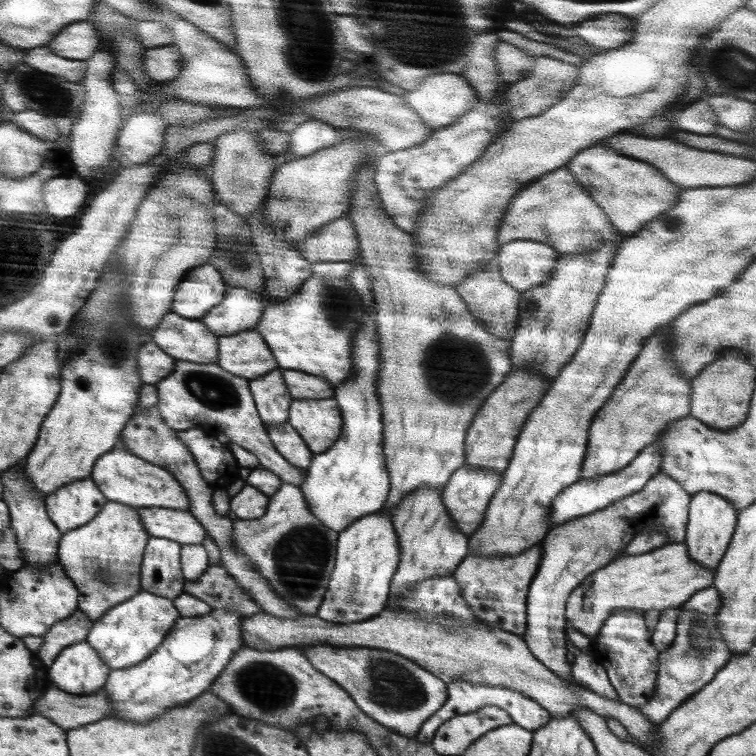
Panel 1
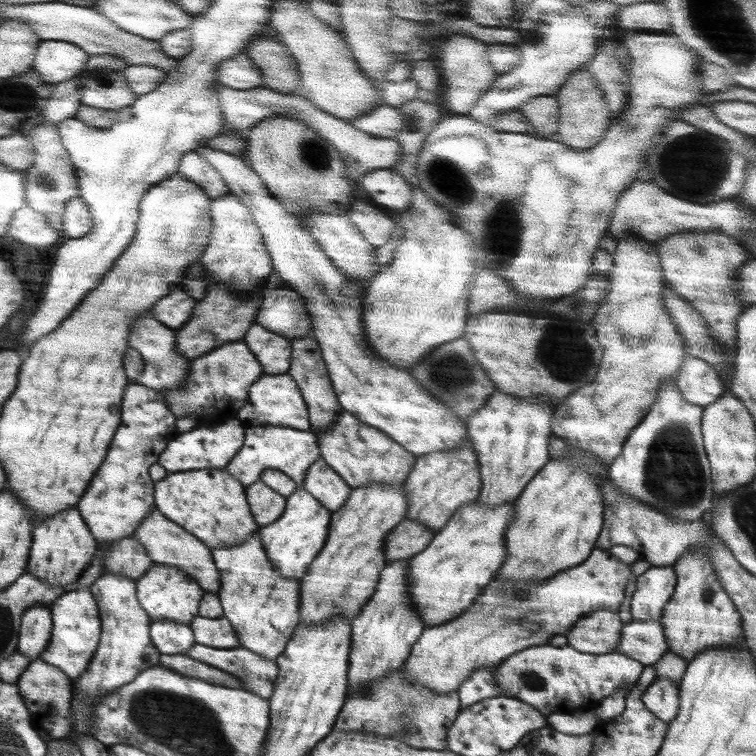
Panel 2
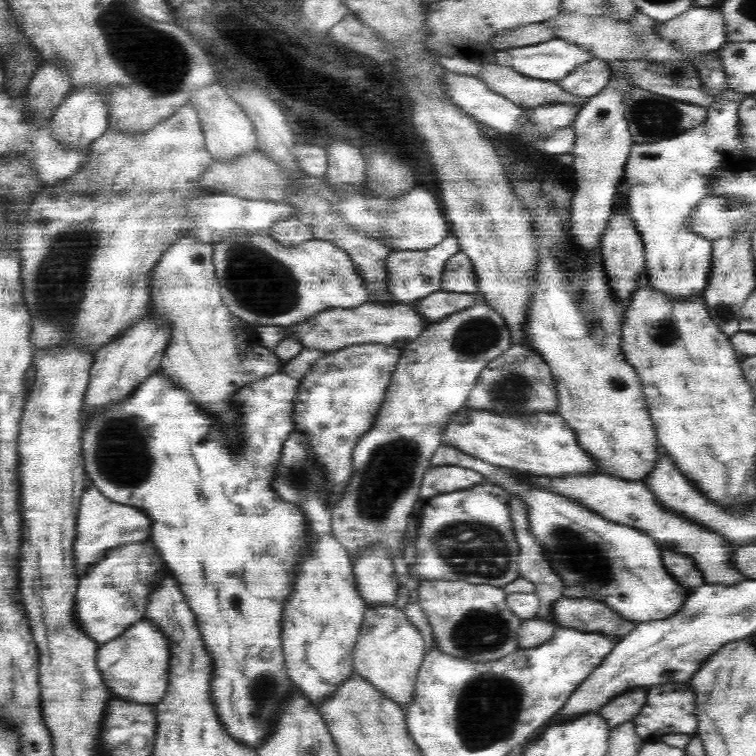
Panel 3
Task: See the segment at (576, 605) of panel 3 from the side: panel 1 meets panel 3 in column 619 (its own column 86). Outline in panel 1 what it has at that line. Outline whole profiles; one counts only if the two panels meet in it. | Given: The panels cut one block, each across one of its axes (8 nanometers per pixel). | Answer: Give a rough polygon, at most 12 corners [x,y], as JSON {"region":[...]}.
{"region":[[78,609],[44,634],[38,659],[52,667],[66,648],[84,642],[95,622]]}

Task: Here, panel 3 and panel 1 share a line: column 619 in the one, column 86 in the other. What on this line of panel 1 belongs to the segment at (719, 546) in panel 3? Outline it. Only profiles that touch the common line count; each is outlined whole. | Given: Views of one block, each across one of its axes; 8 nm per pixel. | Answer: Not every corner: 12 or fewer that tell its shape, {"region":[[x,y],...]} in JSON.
{"region":[[92,477],[46,500],[63,534],[92,522],[109,502]]}

